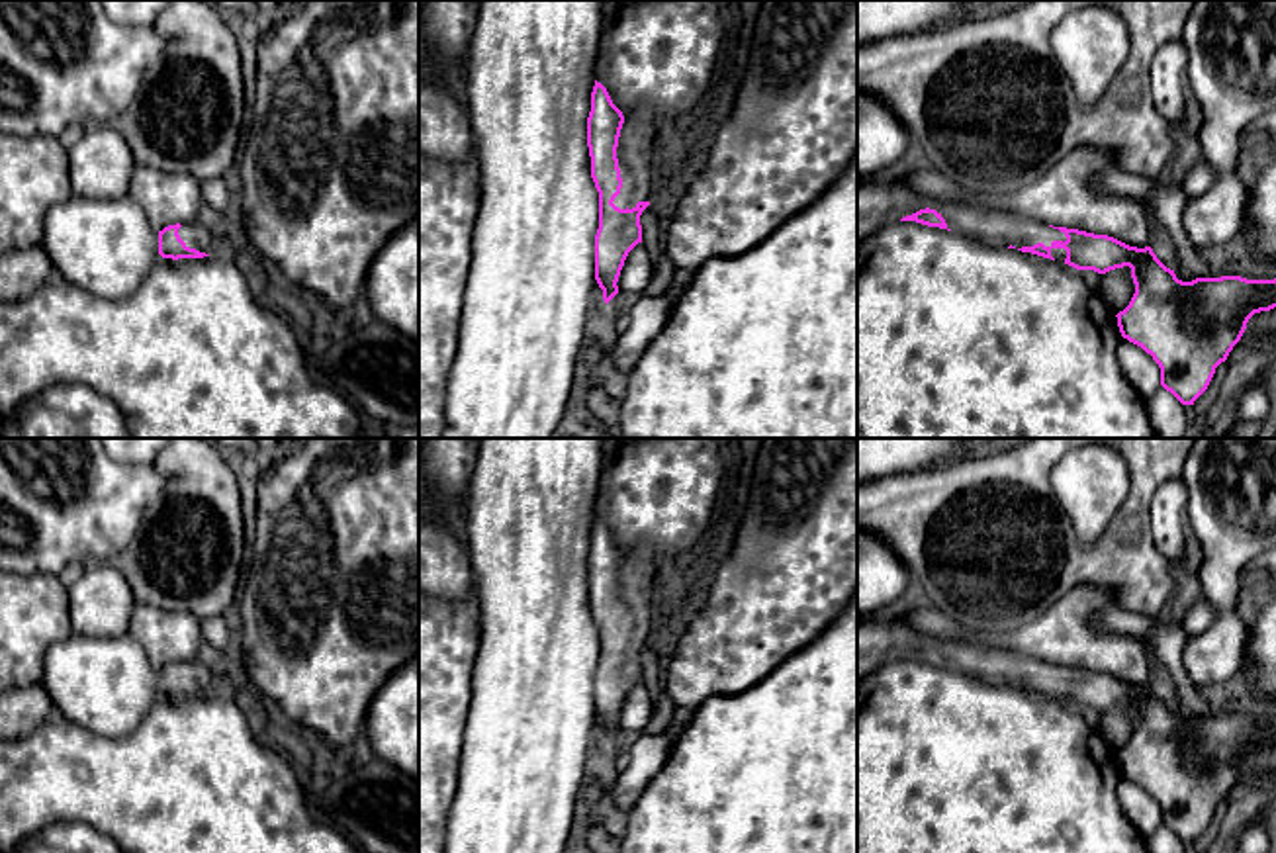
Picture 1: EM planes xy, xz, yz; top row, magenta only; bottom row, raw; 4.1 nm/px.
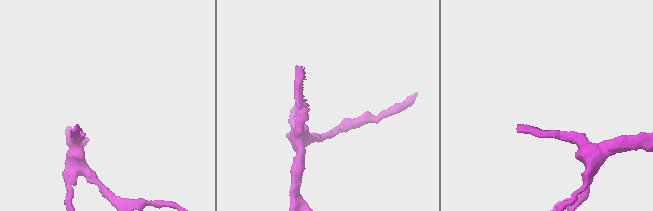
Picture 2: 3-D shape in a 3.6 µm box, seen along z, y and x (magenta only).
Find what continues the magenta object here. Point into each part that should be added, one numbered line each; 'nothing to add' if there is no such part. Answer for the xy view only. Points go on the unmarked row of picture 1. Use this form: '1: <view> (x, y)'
1: xy (194, 673)

